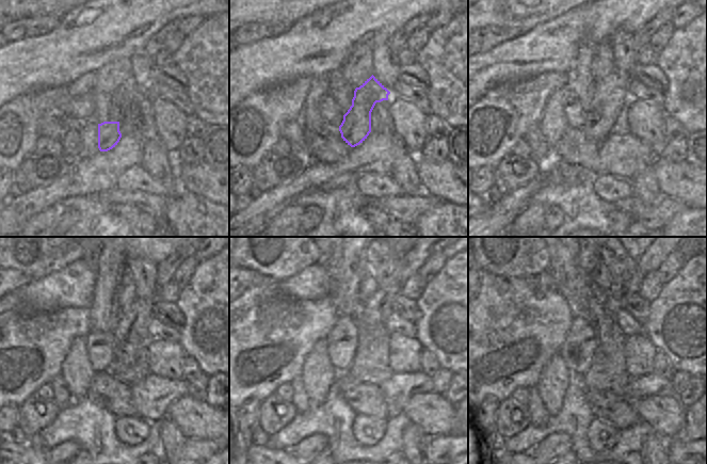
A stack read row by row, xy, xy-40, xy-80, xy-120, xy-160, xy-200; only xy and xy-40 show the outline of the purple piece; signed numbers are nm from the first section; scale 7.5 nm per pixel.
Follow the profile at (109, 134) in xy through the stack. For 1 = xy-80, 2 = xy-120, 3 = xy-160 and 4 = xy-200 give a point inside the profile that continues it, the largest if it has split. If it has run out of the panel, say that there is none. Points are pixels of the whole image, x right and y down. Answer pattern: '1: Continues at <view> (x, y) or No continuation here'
1: Continues at xy-80 (610, 96)
2: Continues at xy-120 (131, 334)
3: Continues at xy-160 (376, 308)
4: Continues at xy-200 (615, 300).

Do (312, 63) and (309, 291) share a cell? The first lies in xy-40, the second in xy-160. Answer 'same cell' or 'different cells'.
same cell

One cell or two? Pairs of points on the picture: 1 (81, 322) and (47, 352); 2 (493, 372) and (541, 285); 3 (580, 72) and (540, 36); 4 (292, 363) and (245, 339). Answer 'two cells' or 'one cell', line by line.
1: one cell
2: two cells
3: two cells
4: one cell

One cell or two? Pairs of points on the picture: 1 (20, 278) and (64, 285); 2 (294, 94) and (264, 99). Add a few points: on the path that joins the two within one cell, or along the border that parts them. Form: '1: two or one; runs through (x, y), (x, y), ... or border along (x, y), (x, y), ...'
1: two; border along (32, 280), (11, 292)
2: one; runs through (287, 99), (272, 99)

